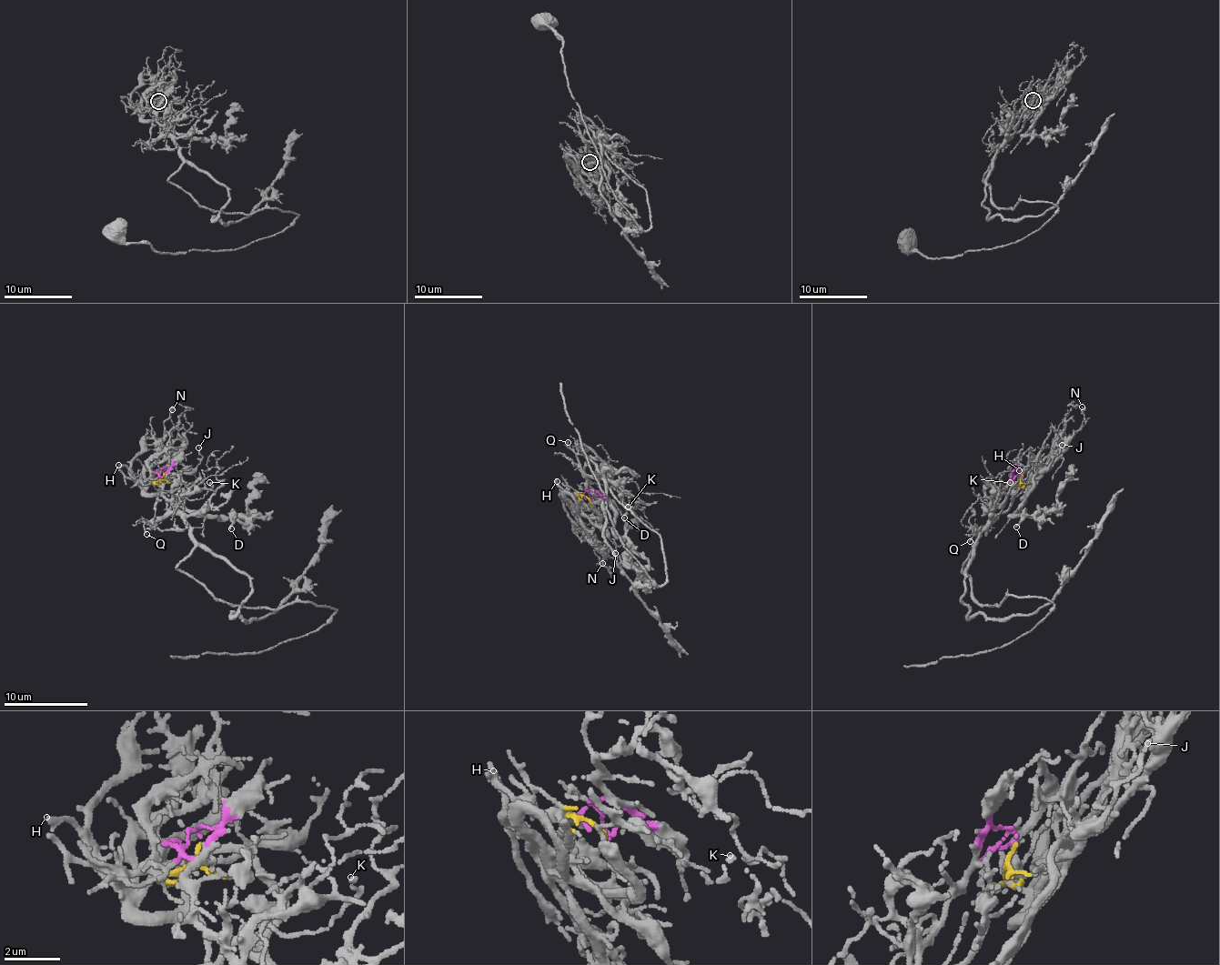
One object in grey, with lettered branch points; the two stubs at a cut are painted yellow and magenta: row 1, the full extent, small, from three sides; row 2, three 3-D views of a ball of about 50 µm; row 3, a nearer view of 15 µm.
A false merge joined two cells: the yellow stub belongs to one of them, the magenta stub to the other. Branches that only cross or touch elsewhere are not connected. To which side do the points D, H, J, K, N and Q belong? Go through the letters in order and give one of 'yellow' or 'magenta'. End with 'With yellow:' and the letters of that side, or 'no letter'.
D: yellow
H: yellow
J: yellow
K: magenta
N: yellow
Q: magenta
With yellow: D, H, J, N

